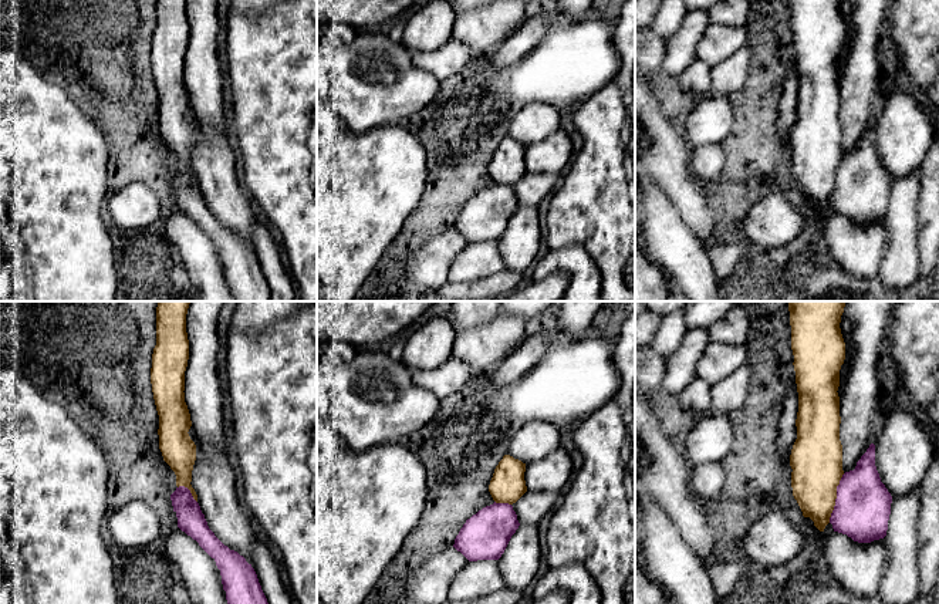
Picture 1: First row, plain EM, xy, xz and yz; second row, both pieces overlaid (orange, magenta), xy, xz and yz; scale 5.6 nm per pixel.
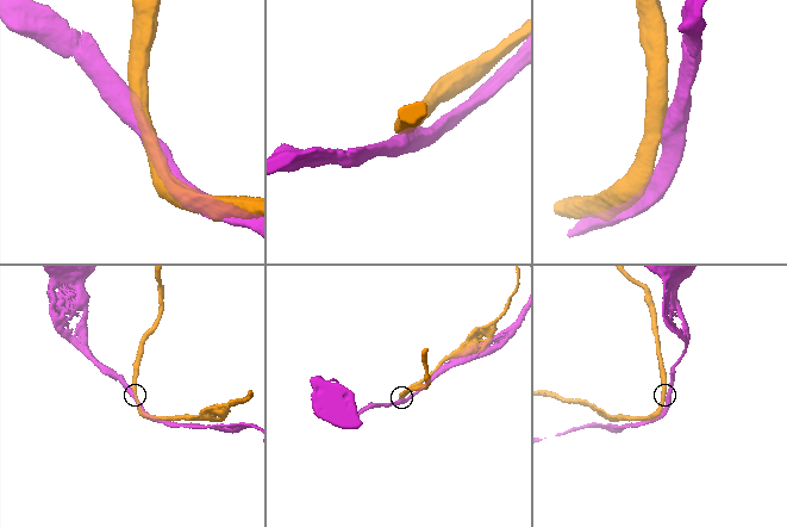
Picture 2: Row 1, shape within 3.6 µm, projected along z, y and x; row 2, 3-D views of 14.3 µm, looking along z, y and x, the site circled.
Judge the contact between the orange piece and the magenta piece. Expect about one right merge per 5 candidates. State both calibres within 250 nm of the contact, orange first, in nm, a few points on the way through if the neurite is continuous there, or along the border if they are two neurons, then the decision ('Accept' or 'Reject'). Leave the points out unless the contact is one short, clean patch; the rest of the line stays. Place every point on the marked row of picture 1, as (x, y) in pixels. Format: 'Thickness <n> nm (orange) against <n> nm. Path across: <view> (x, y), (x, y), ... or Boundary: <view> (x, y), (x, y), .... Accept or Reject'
Thickness 300 nm (orange) against 320 nm. Boundary: yz (844, 473), (837, 486), (836, 505), (828, 522). Reject

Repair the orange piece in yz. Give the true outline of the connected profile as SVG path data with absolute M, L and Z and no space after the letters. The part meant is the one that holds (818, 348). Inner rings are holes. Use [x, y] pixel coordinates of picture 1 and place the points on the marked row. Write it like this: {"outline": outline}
{"outline": "M788 301L791 350L794 355L798 412L797 439L790 455L791 487L803 516L824 532L835 506L837 486L844 475L840 441L840 370L845 360L845 343L840 323L845 301Z"}

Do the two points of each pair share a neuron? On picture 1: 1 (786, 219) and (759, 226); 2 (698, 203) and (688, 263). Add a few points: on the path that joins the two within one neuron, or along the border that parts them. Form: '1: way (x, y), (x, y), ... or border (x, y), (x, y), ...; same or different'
1: way (779, 220), (766, 225); same
2: border (674, 206), (681, 219), (706, 246); different

